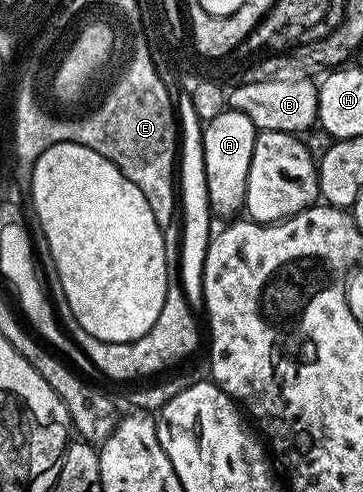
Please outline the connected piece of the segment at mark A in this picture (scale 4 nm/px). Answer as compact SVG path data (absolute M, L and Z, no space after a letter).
M227 107L216 119L205 122L202 130L204 167L207 169L208 199L211 210L222 219L230 219L243 212L246 203L246 184L248 183L248 167L252 163L252 147L256 143L259 130L255 129L252 119L240 111Z

